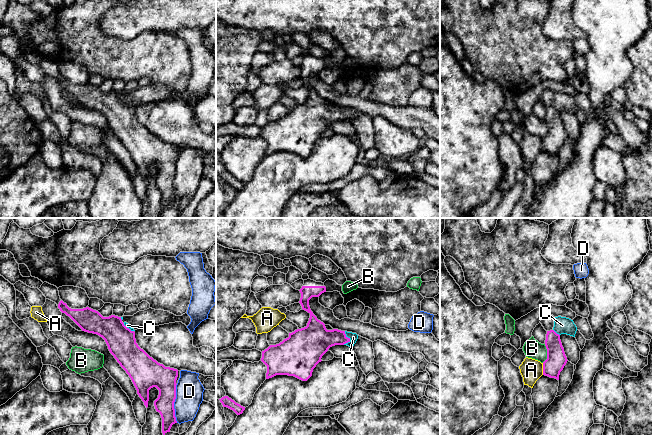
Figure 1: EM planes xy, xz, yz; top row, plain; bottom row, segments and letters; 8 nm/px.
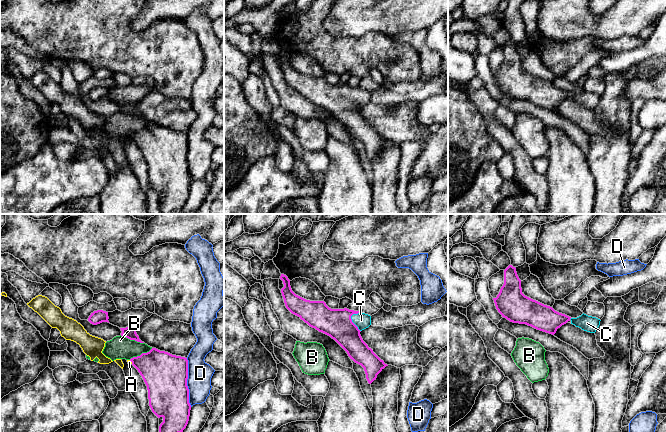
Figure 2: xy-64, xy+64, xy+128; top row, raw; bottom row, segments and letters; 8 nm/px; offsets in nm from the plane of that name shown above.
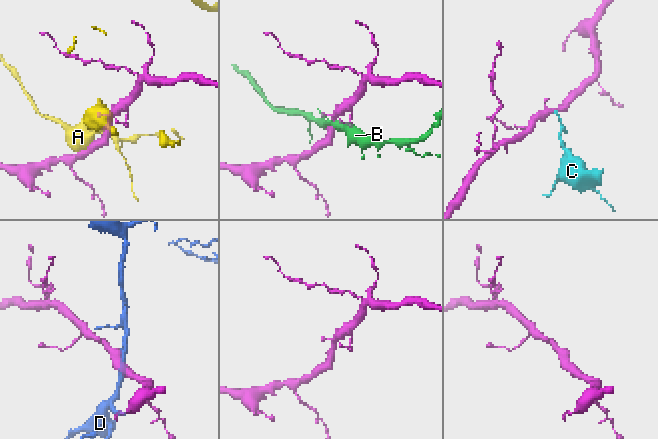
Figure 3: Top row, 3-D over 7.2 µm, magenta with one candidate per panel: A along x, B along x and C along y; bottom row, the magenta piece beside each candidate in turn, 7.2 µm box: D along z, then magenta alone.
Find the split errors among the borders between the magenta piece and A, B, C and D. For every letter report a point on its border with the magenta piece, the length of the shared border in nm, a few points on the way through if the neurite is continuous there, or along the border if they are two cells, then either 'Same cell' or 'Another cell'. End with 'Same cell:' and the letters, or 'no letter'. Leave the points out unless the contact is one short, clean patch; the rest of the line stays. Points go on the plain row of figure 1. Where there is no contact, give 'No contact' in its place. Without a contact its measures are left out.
A: Touches magenta at yz (543, 145). Shared border 100 nm. Another cell
B: Touches magenta at yz (547, 129). Shared border 150 nm. Another cell
C: Touches magenta at xz (349, 115). Shared border 110 nm. Path across: xz (318, 115), (349, 115), (353, 113). Same cell
D: Touches magenta at xy (173, 179). Shared border 320 nm. Another cell
Same cell: C

